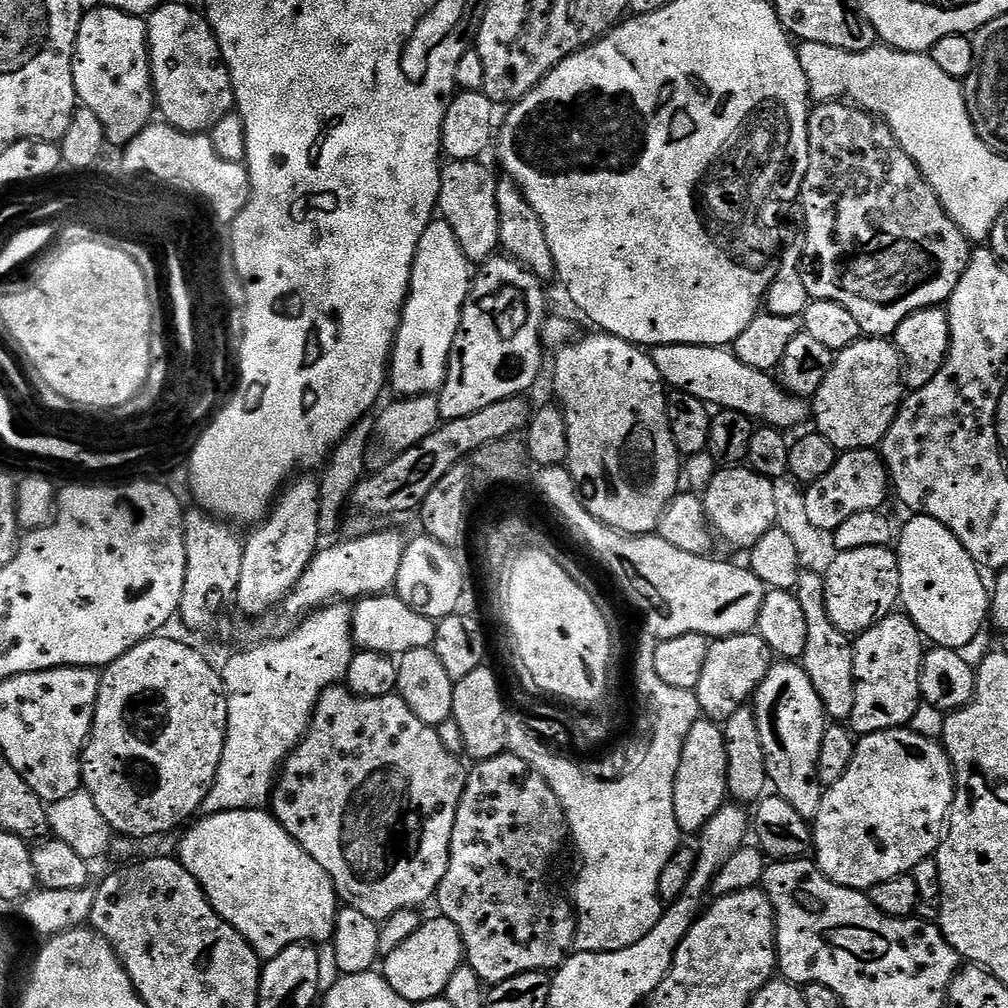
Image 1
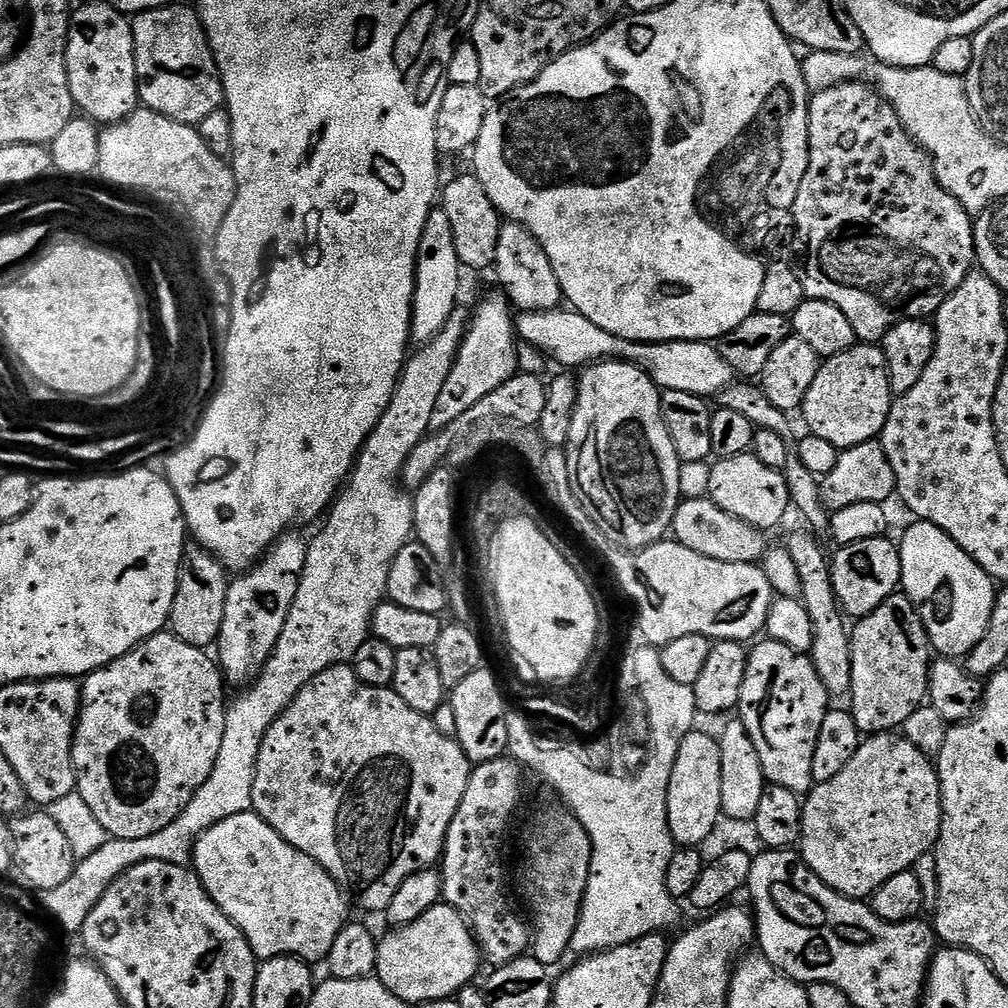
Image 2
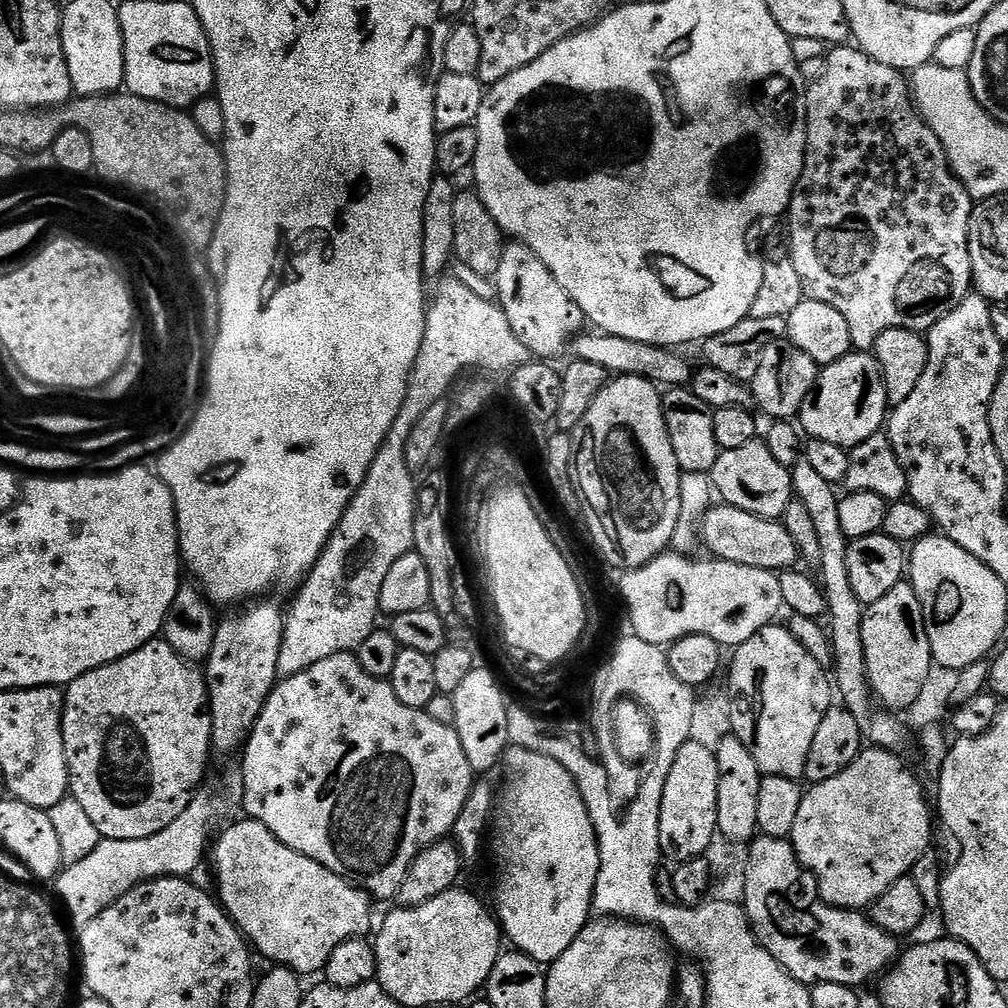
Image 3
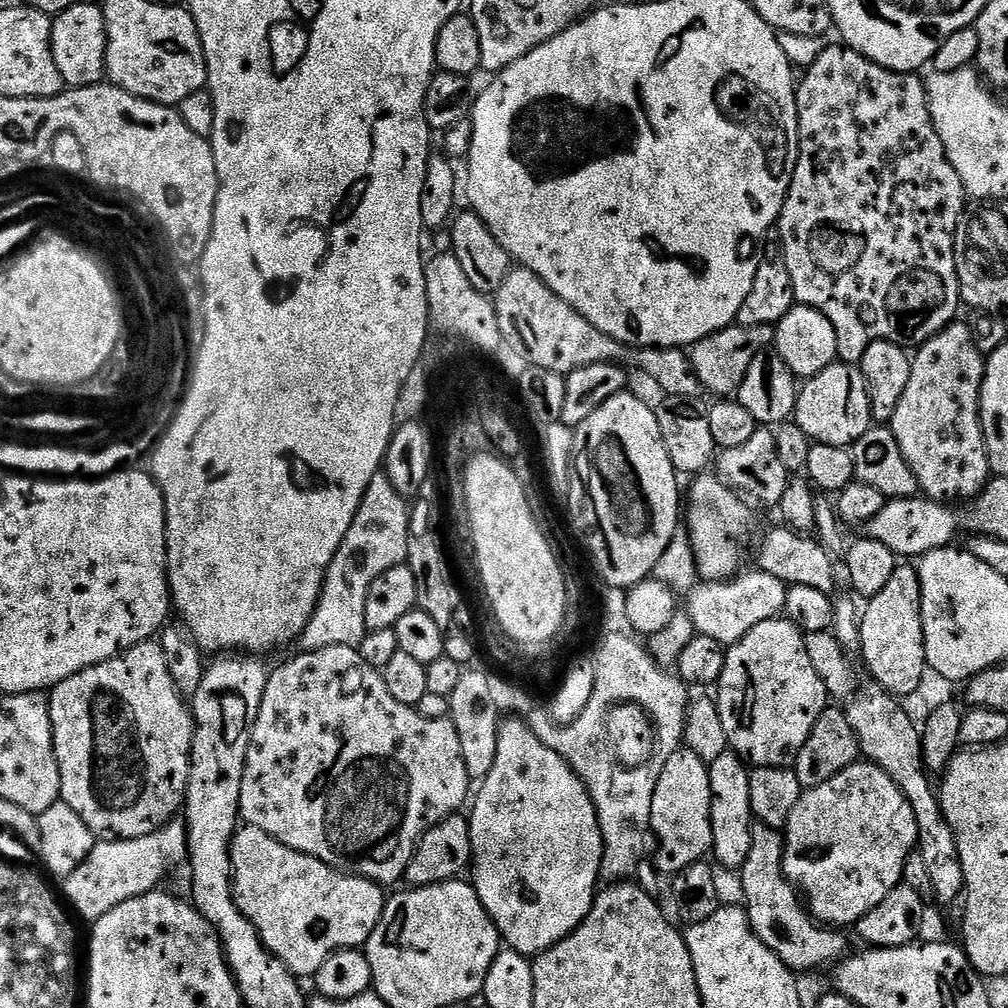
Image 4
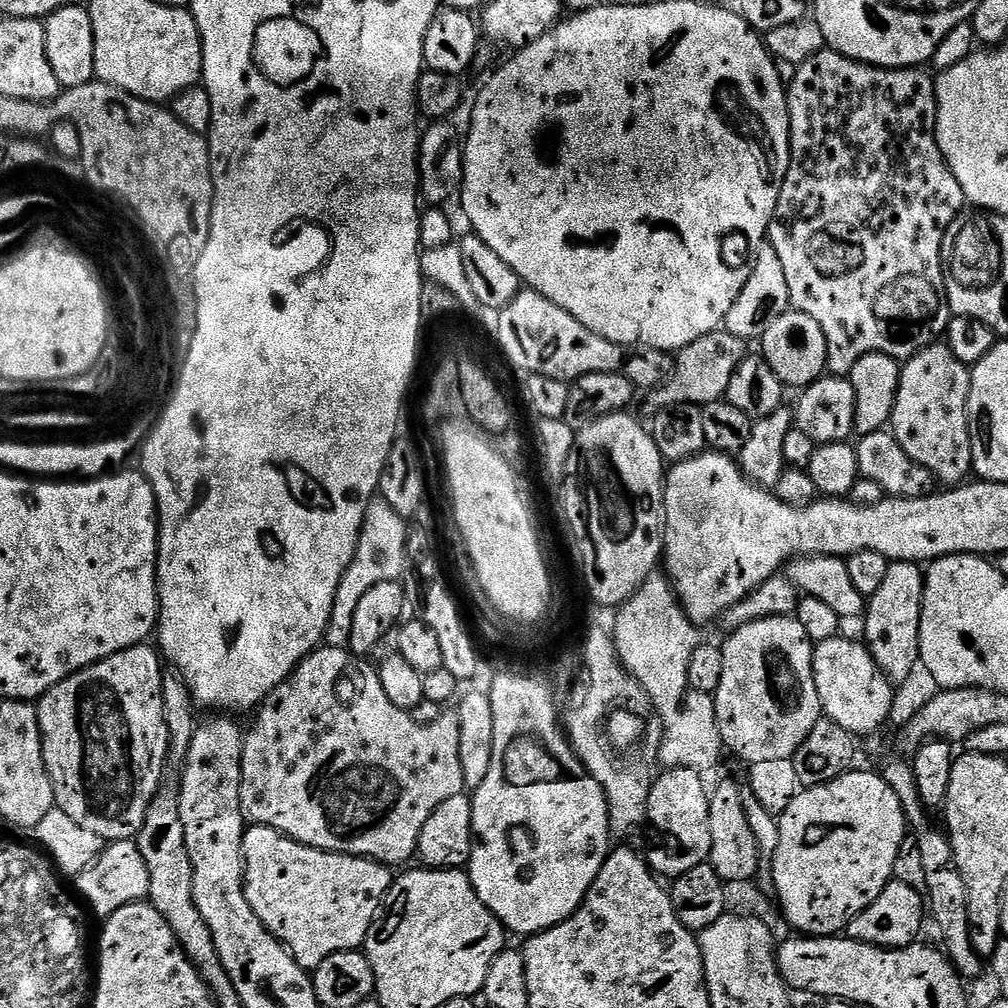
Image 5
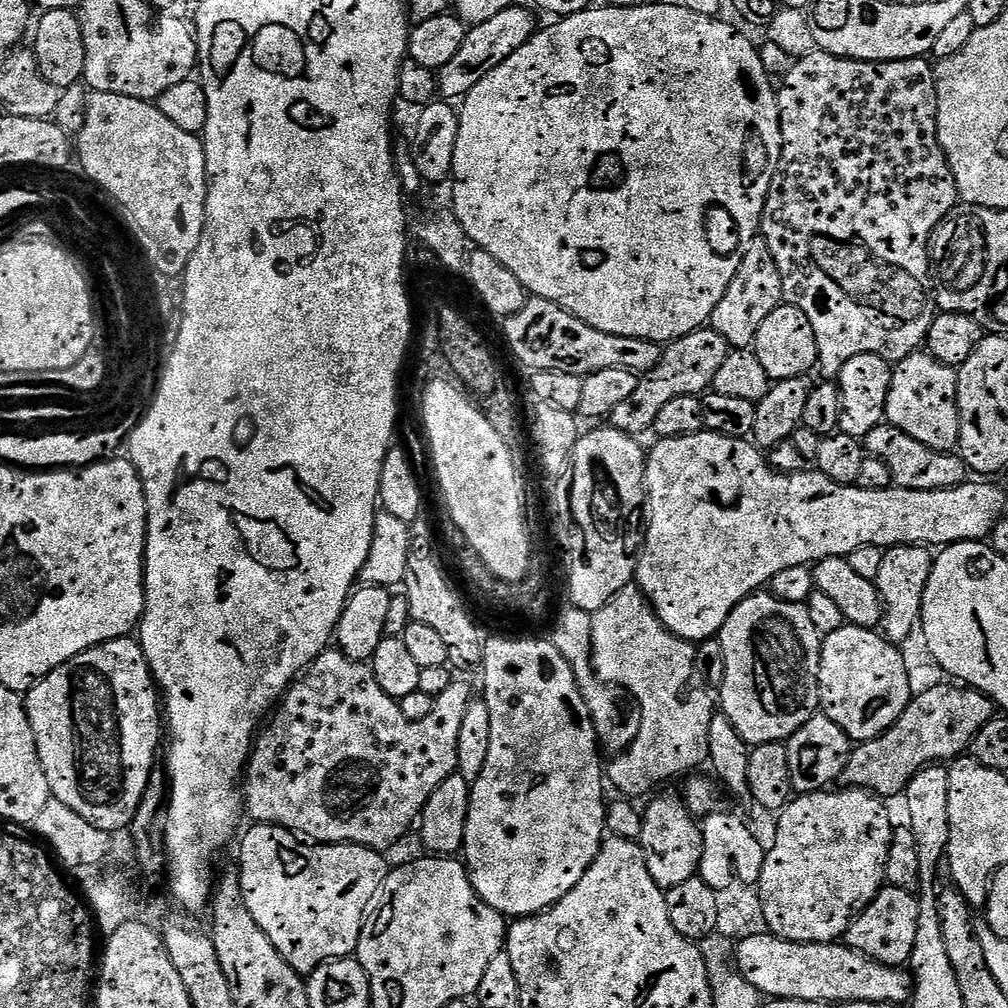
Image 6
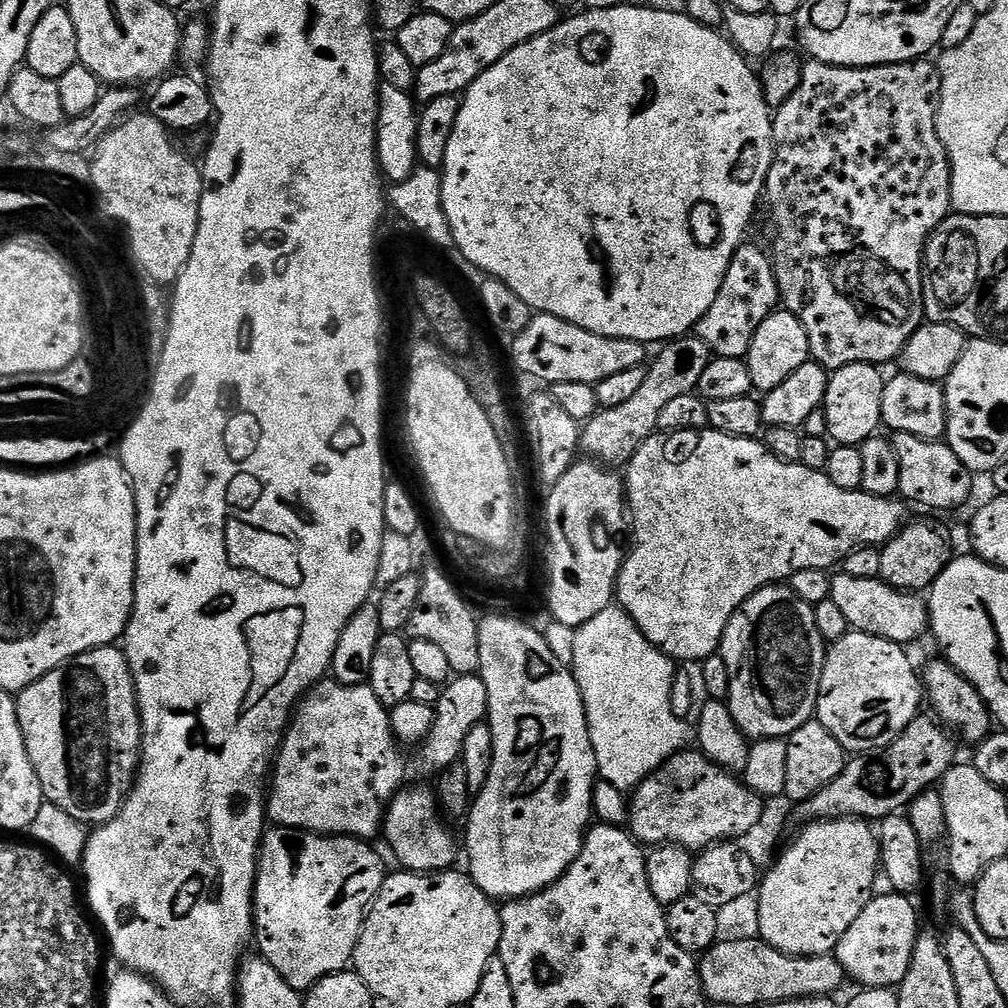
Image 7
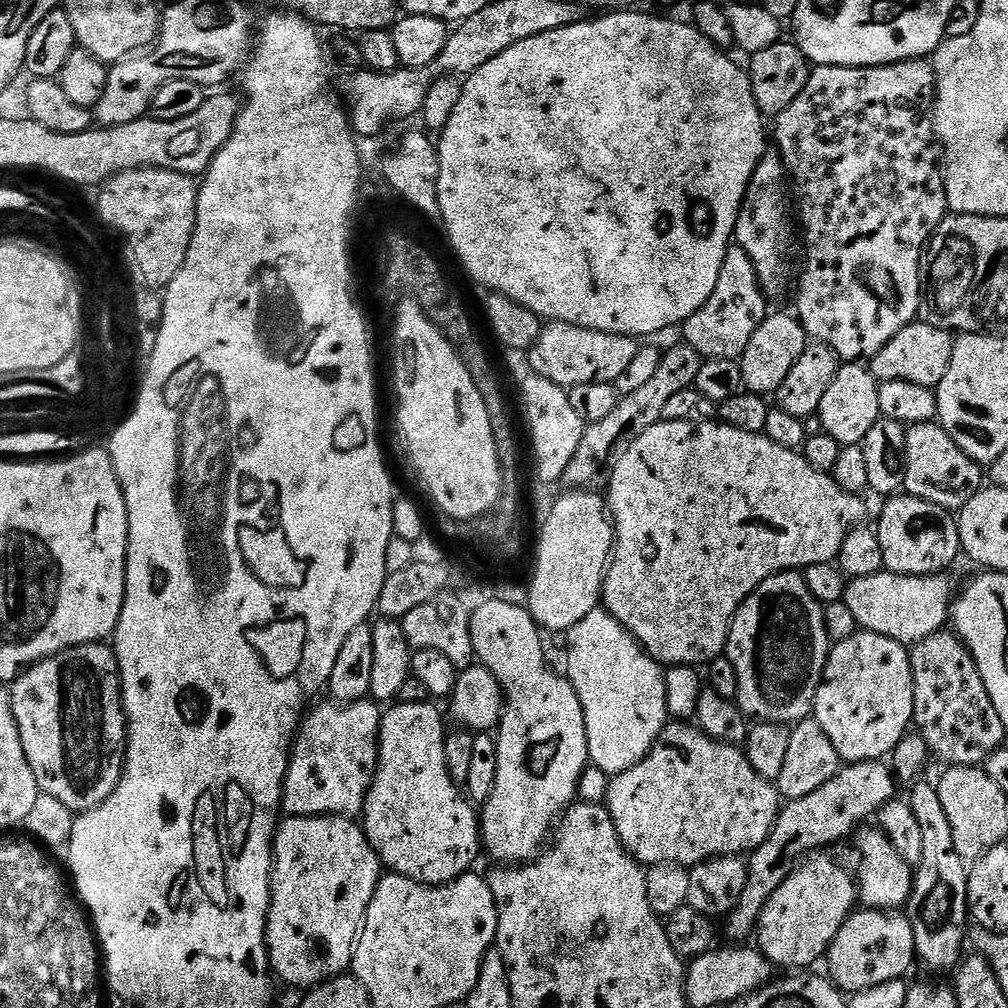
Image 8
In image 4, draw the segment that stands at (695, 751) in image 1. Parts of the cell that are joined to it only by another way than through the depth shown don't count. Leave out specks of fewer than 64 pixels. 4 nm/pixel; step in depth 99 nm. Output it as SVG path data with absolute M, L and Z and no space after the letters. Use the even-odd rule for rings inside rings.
M681 746L670 758L666 758L666 766L662 766L662 774L658 774L658 786L654 786L654 798L652 799L652 819L650 821L651 831L656 831L656 836L660 839L660 849L656 852L656 868L660 872L675 874L686 870L686 866L697 864L699 860L705 859L712 850L712 819L710 818L710 806L712 805L712 787L710 786L710 774L708 773L708 764L698 754L694 754L692 749L687 746Z

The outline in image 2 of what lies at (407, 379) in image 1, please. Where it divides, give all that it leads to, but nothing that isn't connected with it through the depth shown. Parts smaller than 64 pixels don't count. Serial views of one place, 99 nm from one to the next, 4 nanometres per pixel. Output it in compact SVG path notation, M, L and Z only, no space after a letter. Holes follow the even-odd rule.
M433 207L422 230L422 242L416 255L416 293L412 299L412 335L417 345L423 346L435 338L446 322L457 311L456 299L460 296L460 272L462 265L458 250L454 250L454 230L450 230L450 218L443 207Z

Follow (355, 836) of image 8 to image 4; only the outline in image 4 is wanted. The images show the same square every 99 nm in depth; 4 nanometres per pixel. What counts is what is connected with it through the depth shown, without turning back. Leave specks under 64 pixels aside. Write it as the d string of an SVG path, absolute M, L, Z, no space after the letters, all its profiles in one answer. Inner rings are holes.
M247 826L237 827L236 835L232 837L232 893L236 895L236 904L242 910L242 914L246 914L248 921L258 930L262 942L297 978L305 978L304 976L308 976L308 978L315 977L316 972L322 966L322 962L326 962L326 958L330 958L342 948L363 949L367 945L370 934L374 934L374 930L384 913L386 903L385 889L372 880L366 879L365 876L358 876L351 871L341 870L339 867L322 862L319 856L302 854L298 850L278 842L275 836L263 832L261 828L249 828Z

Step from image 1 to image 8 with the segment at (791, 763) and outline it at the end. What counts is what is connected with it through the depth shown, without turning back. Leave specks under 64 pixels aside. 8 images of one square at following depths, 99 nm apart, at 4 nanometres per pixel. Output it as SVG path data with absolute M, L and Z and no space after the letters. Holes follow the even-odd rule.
M789 570L761 582L740 604L728 631L726 655L738 676L735 701L741 712L756 722L785 726L809 719L829 651L824 608L810 594L803 575Z

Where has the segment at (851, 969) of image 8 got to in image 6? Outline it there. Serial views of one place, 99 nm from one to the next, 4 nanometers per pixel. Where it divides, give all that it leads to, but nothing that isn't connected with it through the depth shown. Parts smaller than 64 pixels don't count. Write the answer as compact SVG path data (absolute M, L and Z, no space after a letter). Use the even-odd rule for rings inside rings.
M885 886L852 920L846 933L848 947L866 954L879 964L904 966L911 961L914 937L918 934L919 899L913 893Z

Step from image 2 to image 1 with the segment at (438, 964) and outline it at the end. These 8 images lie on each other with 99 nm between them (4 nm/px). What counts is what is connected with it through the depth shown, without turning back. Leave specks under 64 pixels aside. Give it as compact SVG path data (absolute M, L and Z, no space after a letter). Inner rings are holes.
M437 915L435 919L425 919L420 928L414 930L414 934L410 934L410 938L402 942L402 946L398 946L398 950L387 953L382 960L382 974L388 979L390 986L394 986L394 990L398 990L398 994L413 1006L435 996L443 996L446 982L450 982L454 970L458 970L466 960L458 926L441 915Z

